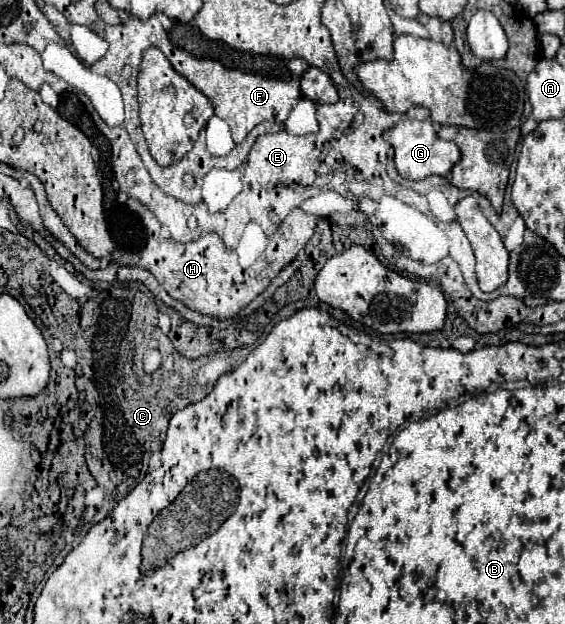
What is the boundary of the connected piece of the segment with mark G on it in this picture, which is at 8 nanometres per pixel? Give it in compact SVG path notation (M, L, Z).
M411 107L407 113L401 115L401 119L395 123L395 127L391 127L389 131L383 133L383 137L387 139L387 143L391 143L395 155L395 167L399 171L401 177L405 179L425 179L429 175L447 175L451 171L451 167L459 161L461 151L457 149L457 145L453 141L445 141L439 139L433 121L429 117L429 109L425 107Z

